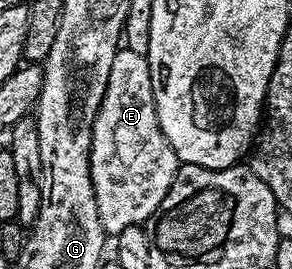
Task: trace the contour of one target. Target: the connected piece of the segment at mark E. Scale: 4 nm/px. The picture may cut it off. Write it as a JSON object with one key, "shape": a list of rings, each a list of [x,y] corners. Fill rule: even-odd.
{"shape":[[[119,48],[116,59],[112,59],[112,72],[108,74],[108,91],[98,108],[98,117],[92,127],[90,148],[90,174],[96,191],[96,203],[100,211],[100,223],[107,235],[116,235],[124,227],[149,222],[158,212],[164,195],[172,187],[178,174],[178,156],[168,143],[156,115],[156,103],[152,95],[152,75],[146,62],[146,54],[131,49]]]}

